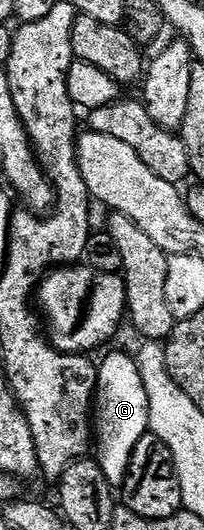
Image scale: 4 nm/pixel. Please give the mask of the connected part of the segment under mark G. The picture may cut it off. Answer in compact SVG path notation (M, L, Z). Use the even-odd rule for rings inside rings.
M121 350L113 351L99 363L92 422L96 459L111 487L118 488L126 477L132 450L149 431L149 406L137 359Z

